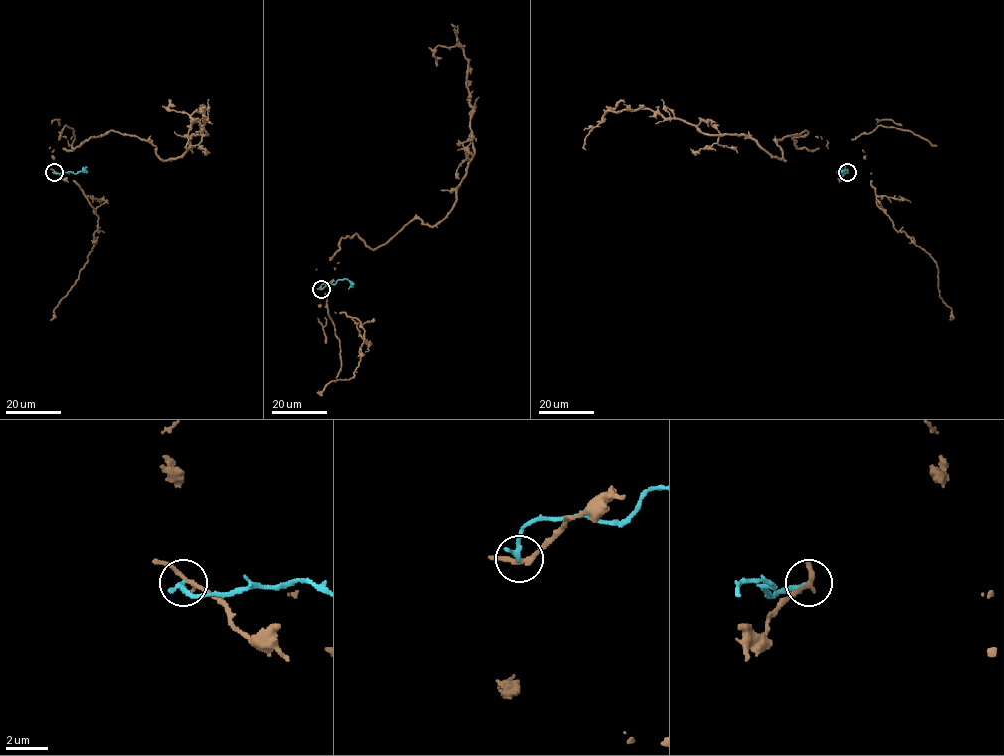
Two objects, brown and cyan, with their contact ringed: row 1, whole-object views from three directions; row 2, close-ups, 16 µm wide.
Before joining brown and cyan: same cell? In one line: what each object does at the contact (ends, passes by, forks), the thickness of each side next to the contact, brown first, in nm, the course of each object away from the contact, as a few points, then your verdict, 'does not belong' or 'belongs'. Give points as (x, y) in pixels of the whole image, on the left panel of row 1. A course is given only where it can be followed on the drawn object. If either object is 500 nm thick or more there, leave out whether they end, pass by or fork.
brown passes by; cyan ends there; 220 nm thick on the brown side, 240 nm on the other; brown runs (54, 172), (49, 148), (114, 130), (179, 157), (207, 135), (206, 119), (170, 102); cyan runs (54, 172), (77, 173), (86, 166); does not belong

